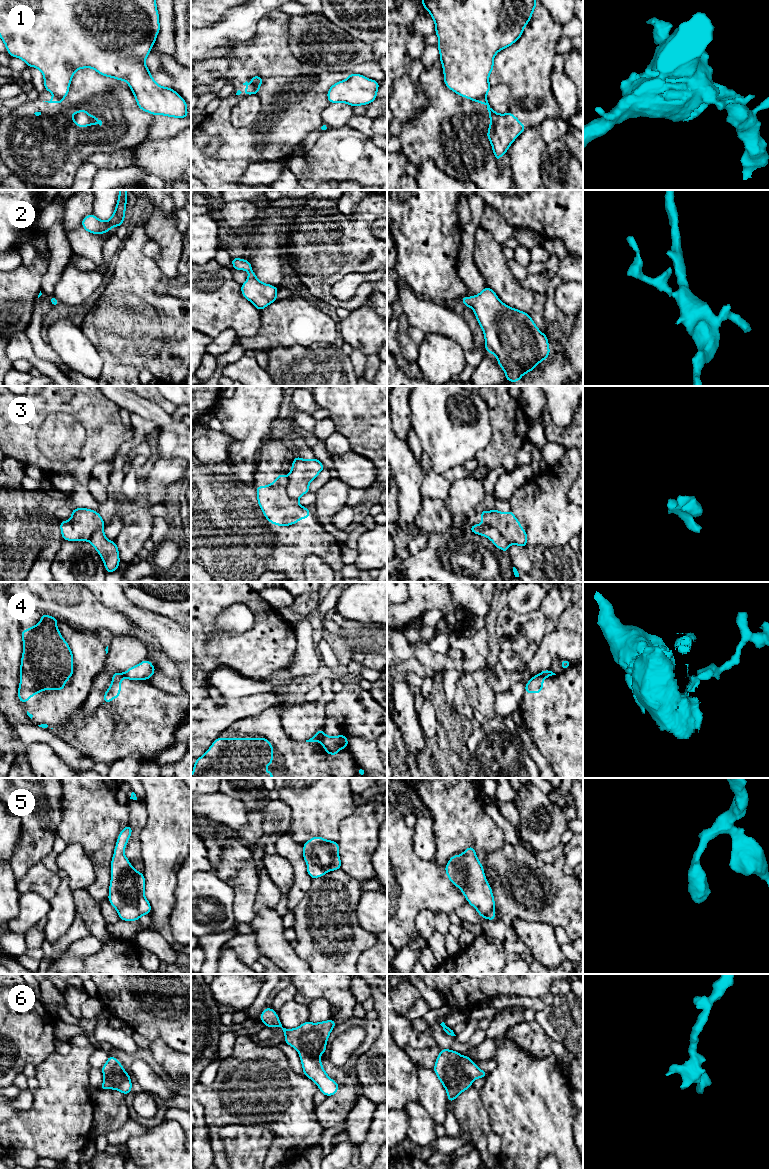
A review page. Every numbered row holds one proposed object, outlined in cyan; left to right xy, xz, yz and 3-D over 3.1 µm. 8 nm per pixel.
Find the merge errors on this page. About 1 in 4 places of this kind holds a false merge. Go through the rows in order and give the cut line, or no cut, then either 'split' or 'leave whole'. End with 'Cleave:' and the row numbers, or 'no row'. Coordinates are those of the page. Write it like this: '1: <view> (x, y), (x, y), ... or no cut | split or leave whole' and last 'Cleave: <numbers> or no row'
1: yz (485, 95), (473, 100) | split
2: no cut | leave whole
3: yz (483, 522), (492, 526), (499, 533), (506, 543), (506, 548) | split
4: xz (324, 735), (321, 742) | split
5: no cut | leave whole
6: no cut | leave whole
Cleave: 1, 3, 4

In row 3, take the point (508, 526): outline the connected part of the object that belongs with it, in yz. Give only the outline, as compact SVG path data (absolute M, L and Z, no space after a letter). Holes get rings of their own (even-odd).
M496 509L492 511L482 510L481 519L483 523L495 528L500 533L507 543L506 548L511 544L526 547L527 533L511 510L506 513Z

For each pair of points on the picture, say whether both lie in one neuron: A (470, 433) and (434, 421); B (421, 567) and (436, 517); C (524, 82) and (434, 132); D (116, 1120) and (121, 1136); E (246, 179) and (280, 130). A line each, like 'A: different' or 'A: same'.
A: same
B: different
C: same
D: different
E: different

